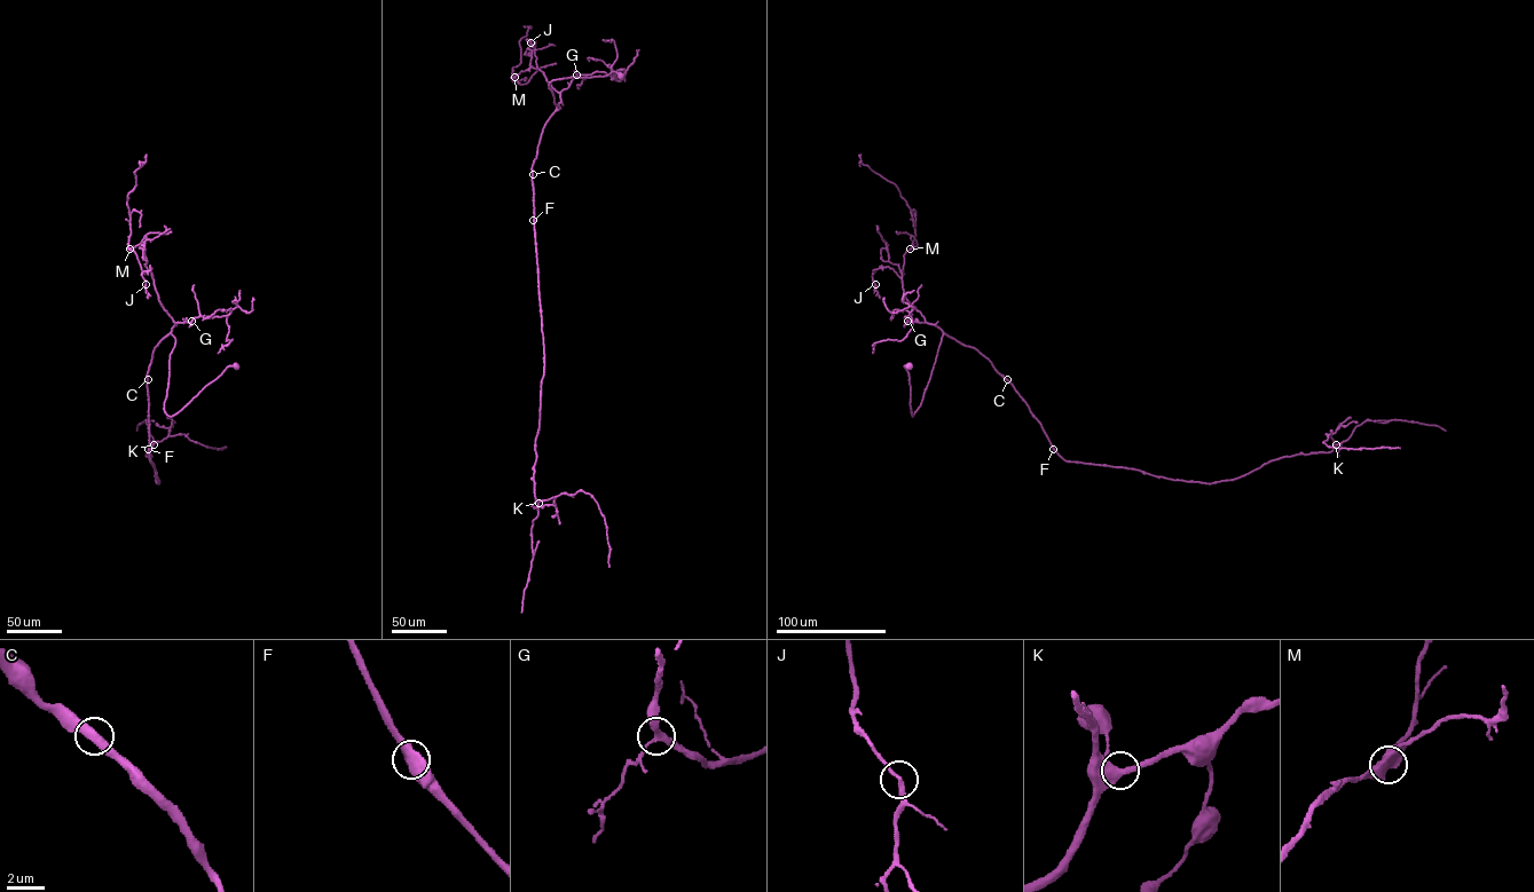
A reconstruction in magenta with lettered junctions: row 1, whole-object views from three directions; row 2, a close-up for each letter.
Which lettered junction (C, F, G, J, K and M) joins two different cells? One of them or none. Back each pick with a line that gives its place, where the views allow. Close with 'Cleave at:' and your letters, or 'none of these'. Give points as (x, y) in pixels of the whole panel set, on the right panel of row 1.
Cleave at: none of these

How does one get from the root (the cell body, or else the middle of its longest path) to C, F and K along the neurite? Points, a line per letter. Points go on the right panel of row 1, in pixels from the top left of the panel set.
C: (909, 365), (904, 368), (909, 375), (912, 416), (921, 404), (944, 333), (975, 348), (1007, 379)
F: (909, 365), (904, 368), (909, 375), (912, 416), (921, 404), (943, 334), (974, 347), (1012, 385), (1053, 449)
K: (909, 365), (912, 416), (943, 334), (974, 347), (1068, 462), (1211, 483), (1336, 444)

